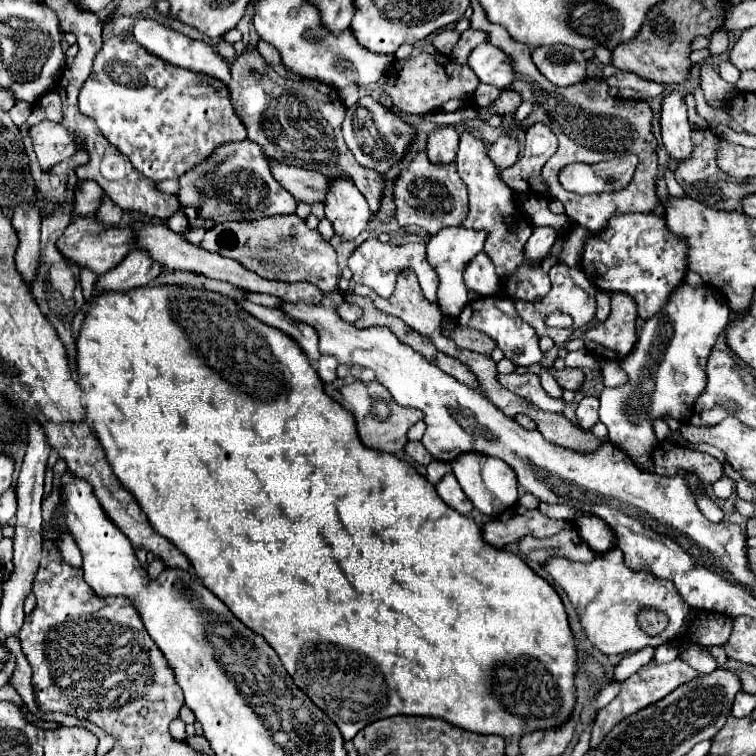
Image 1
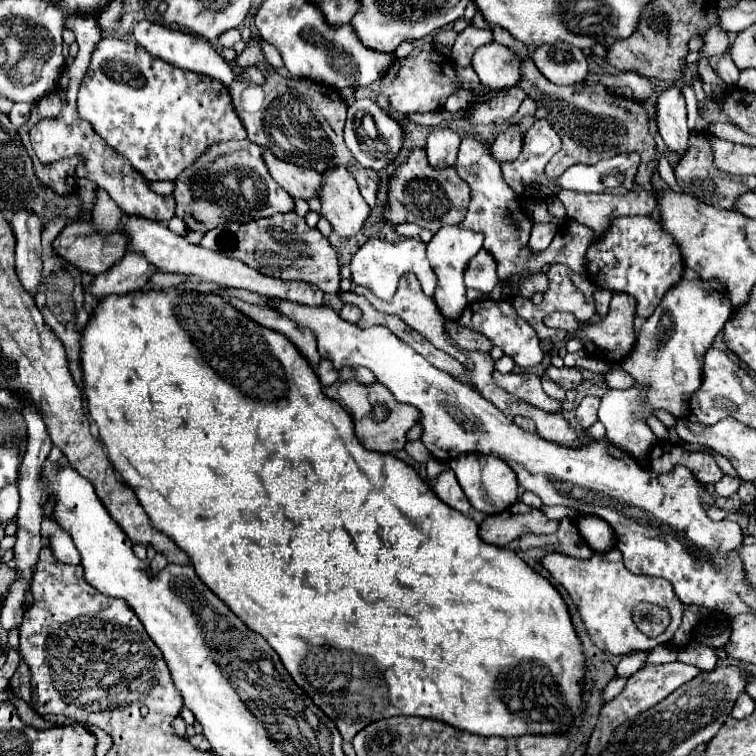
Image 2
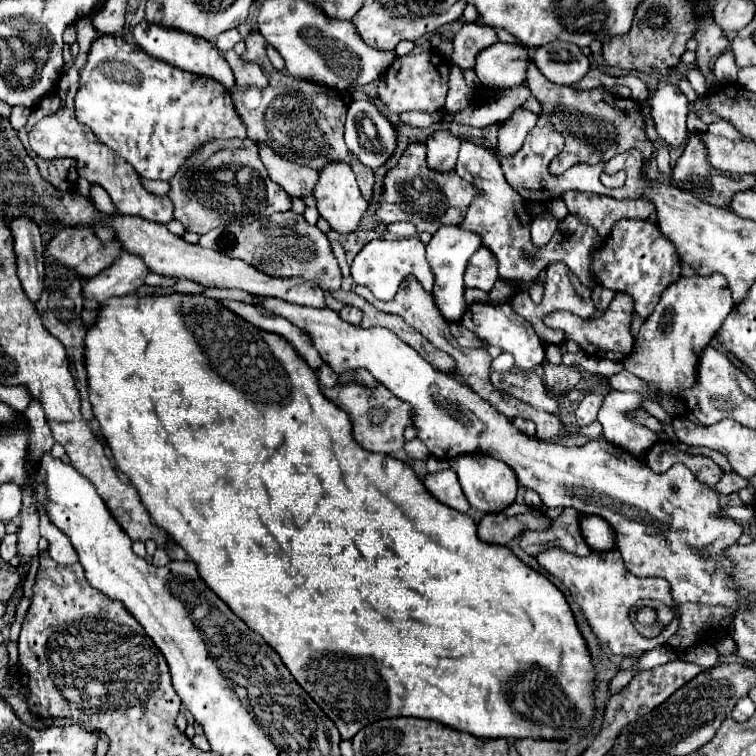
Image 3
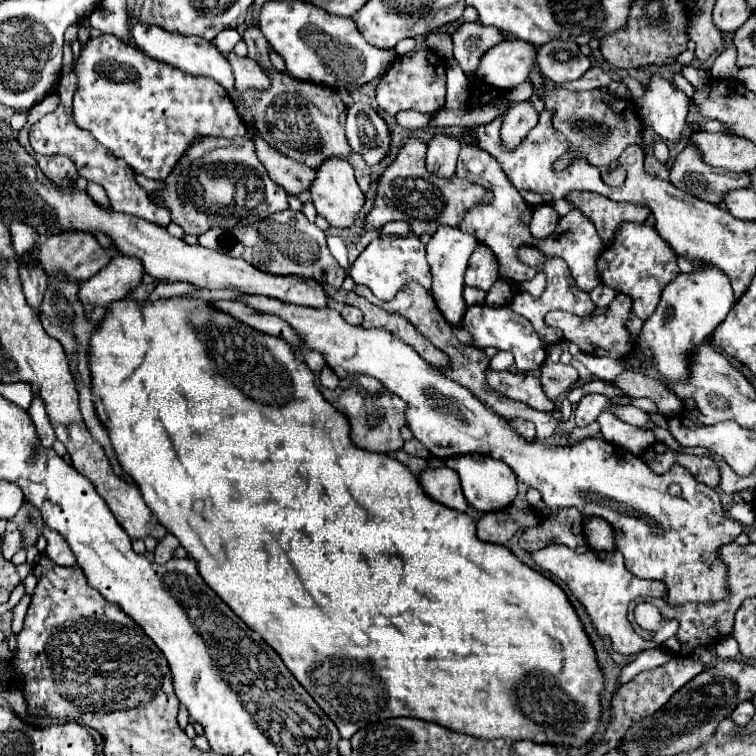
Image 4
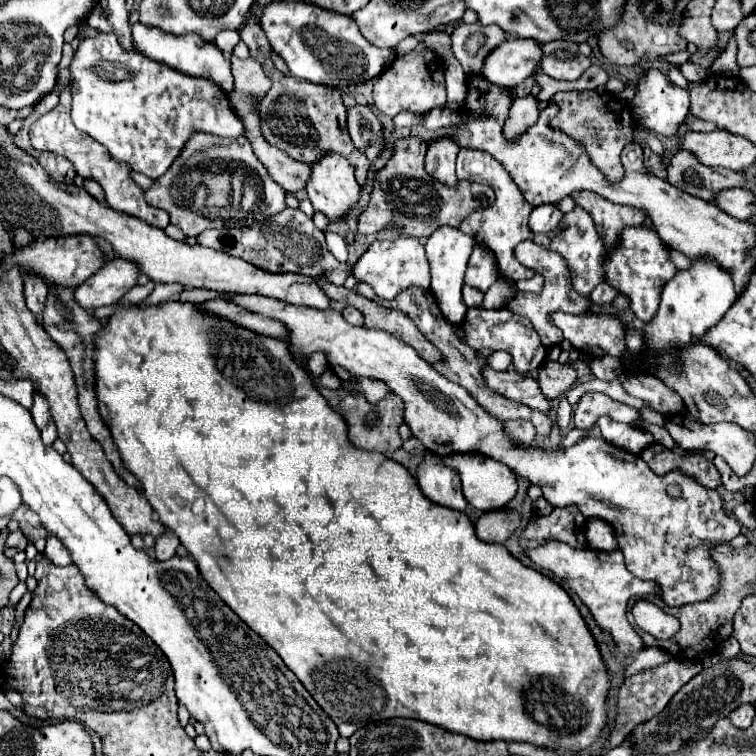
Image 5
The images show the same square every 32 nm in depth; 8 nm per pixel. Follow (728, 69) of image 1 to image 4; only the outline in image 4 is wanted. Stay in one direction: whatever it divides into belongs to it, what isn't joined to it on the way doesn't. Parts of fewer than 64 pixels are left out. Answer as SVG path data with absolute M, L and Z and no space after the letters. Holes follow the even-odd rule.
M728 46L724 52L718 54L714 66L710 68L712 78L716 80L736 80L738 66L736 66L736 48Z

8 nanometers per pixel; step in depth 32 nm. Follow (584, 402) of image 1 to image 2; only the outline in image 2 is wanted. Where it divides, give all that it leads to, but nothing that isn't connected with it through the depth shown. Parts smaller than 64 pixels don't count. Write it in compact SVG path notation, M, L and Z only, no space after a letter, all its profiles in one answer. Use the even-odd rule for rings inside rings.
M584 396L582 398L582 402L576 408L576 420L578 420L578 424L582 428L588 428L598 420L598 416L596 416L598 406L600 406L600 398L598 396Z

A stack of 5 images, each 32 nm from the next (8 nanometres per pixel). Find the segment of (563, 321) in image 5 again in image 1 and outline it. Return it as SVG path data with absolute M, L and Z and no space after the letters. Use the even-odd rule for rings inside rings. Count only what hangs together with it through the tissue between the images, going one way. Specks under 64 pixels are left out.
M624 292L610 294L612 312L606 322L586 330L584 340L588 344L600 344L604 348L588 348L600 358L622 360L634 348L636 342L636 302ZM556 312L556 314L550 314L550 316L546 318L546 324L548 324L548 326L558 326L558 328L570 328L570 326L572 326L572 318L570 318L568 314Z

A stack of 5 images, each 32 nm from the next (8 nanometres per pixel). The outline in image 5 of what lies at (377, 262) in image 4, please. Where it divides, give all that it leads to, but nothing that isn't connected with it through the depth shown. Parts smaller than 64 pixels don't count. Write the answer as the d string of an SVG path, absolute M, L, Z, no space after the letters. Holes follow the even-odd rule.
M398 236L398 238L384 238L384 240L374 240L368 250L360 256L360 260L352 268L352 276L358 282L364 282L372 286L376 296L384 300L392 300L398 292L418 284L422 288L430 288L430 270L428 270L428 260L424 254L424 246L418 242L418 238L412 236Z

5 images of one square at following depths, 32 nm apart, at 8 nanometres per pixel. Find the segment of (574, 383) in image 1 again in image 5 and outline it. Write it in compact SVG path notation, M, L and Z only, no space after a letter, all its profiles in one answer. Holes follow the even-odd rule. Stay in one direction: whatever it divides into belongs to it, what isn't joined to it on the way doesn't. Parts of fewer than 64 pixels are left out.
M546 360L538 370L540 388L548 400L554 400L554 398L562 396L566 390L570 390L570 386L576 382L576 378L578 378L578 374L570 364L560 364L560 362L552 362L552 360Z

